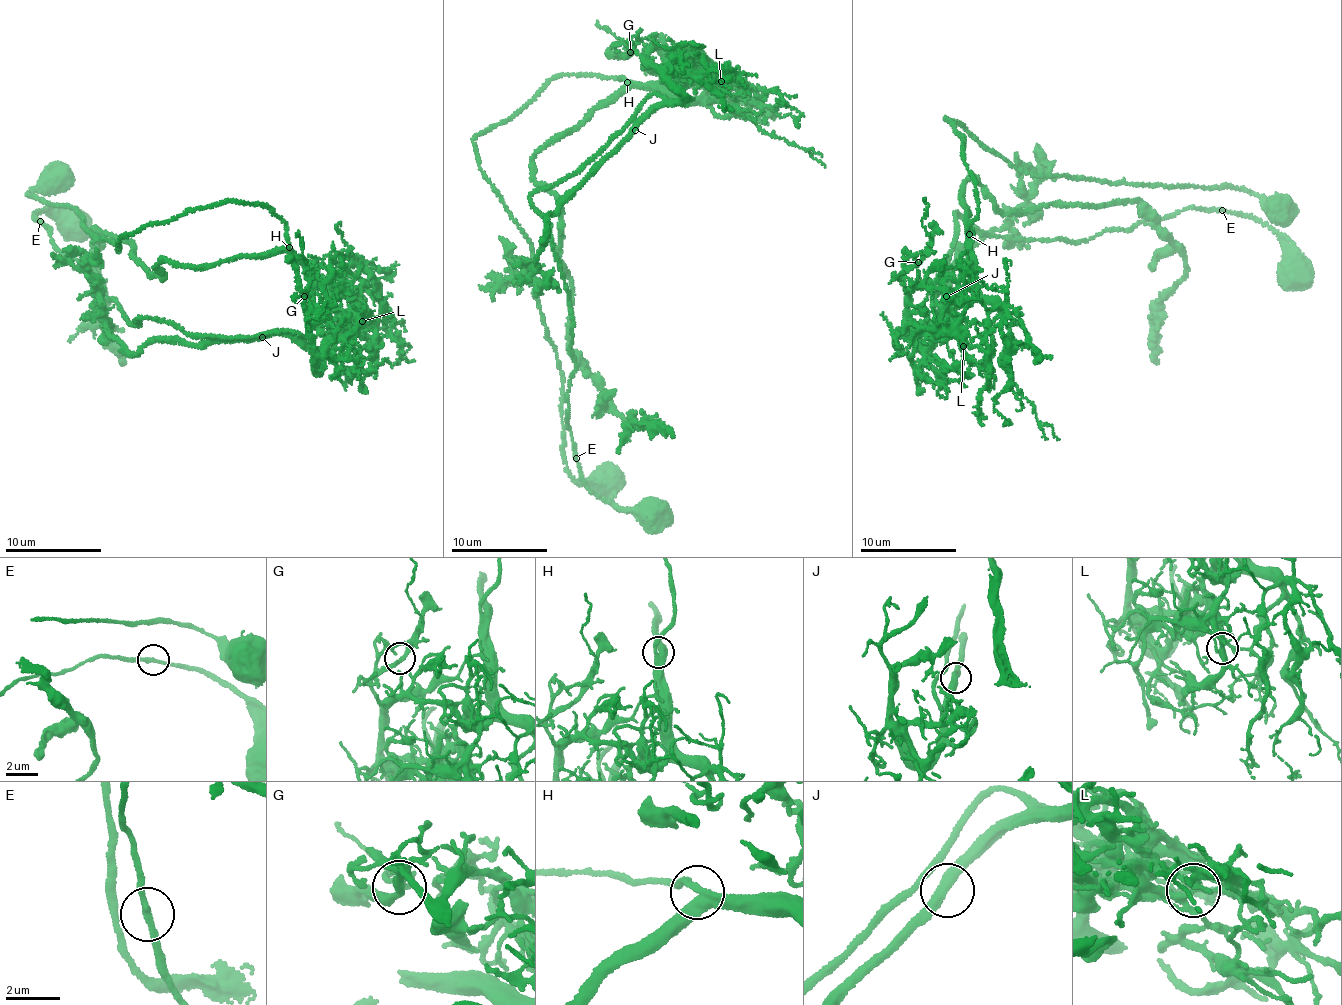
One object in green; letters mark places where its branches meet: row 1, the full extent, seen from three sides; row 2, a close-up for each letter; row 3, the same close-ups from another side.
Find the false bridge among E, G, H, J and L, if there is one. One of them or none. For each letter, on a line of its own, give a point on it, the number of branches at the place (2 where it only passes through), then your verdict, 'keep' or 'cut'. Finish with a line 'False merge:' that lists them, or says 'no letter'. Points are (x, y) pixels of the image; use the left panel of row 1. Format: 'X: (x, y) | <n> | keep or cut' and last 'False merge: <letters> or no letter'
E: (40, 221) | 2 | keep
G: (304, 296) | 2 | keep
H: (289, 247) | 3 | keep
J: (262, 337) | 3 | keep
L: (362, 321) | 3 | cut
False merge: L

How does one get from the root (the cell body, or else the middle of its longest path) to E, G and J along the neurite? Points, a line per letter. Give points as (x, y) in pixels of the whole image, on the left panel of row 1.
E: (69, 220), (72, 221), (64, 222), (48, 212), (35, 213), (41, 221)
G: (69, 220), (34, 216), (134, 326), (149, 317), (195, 333), (285, 333), (319, 367), (304, 296)
J: (69, 220), (34, 216), (65, 257), (85, 264), (128, 323), (164, 318), (195, 333), (262, 337)

